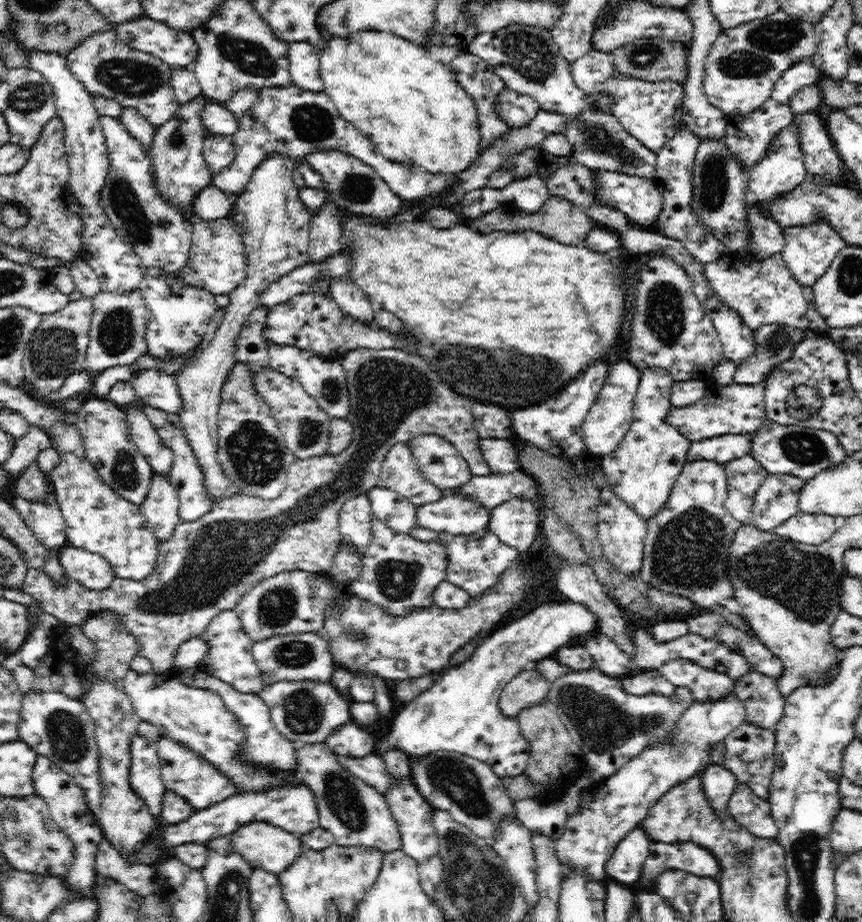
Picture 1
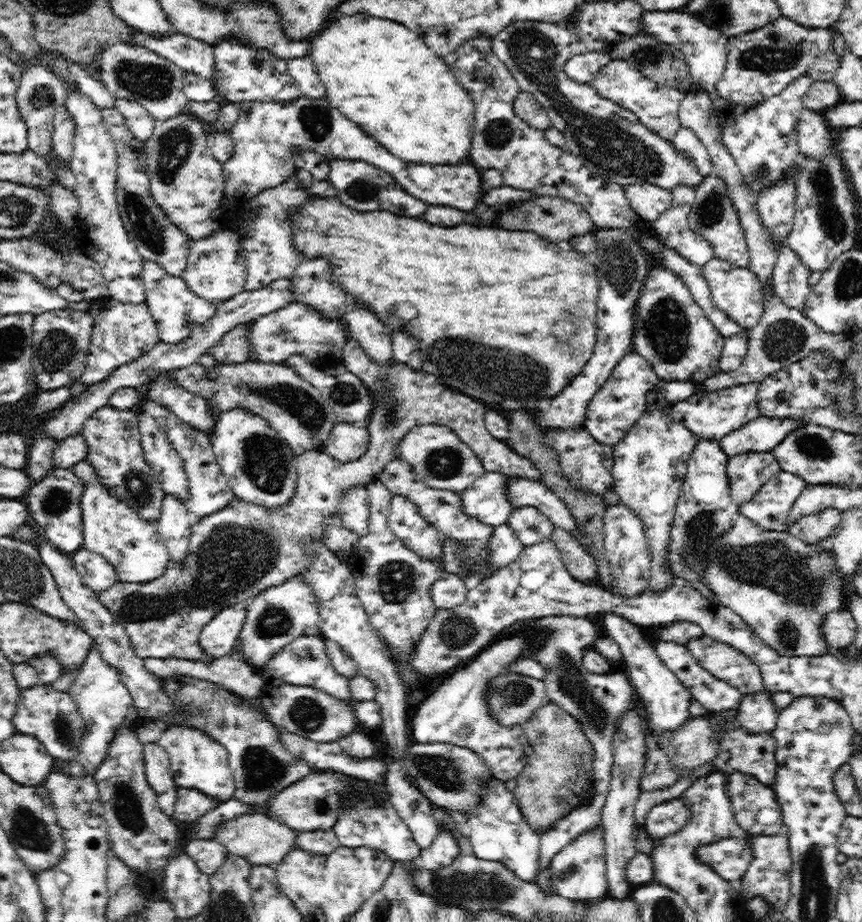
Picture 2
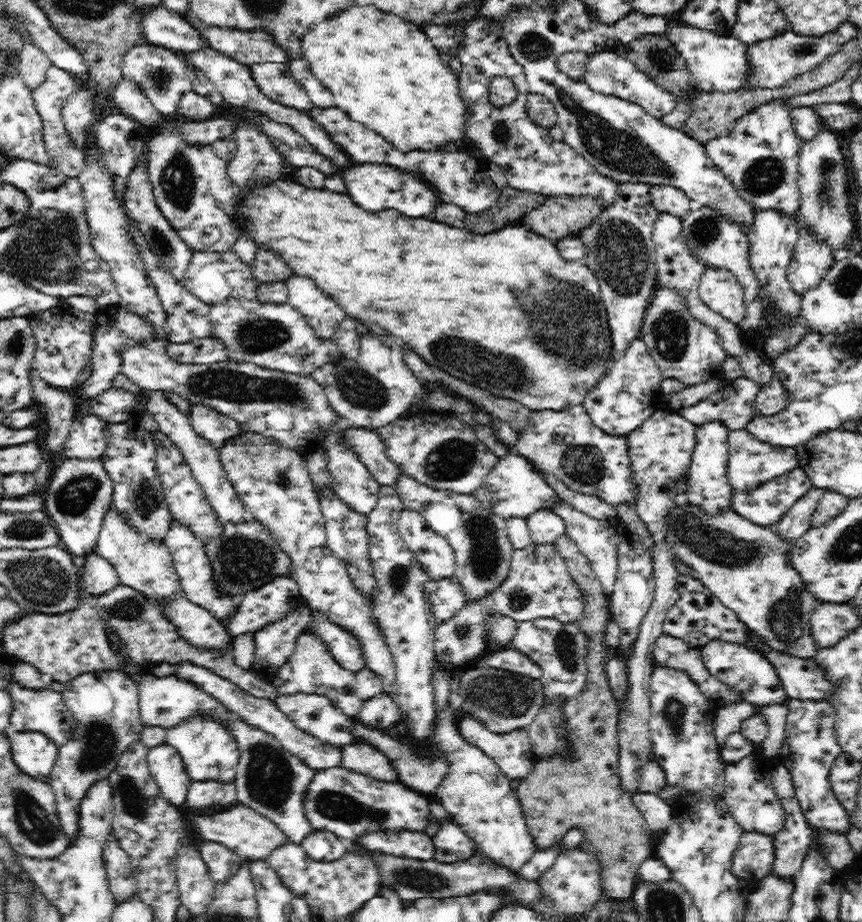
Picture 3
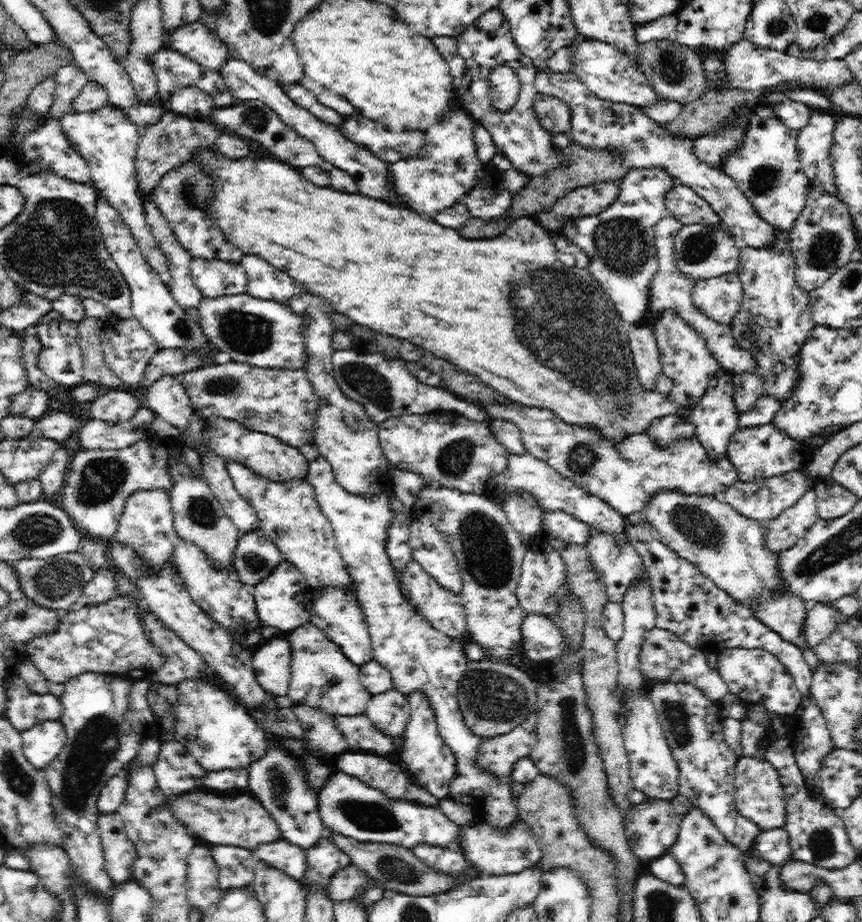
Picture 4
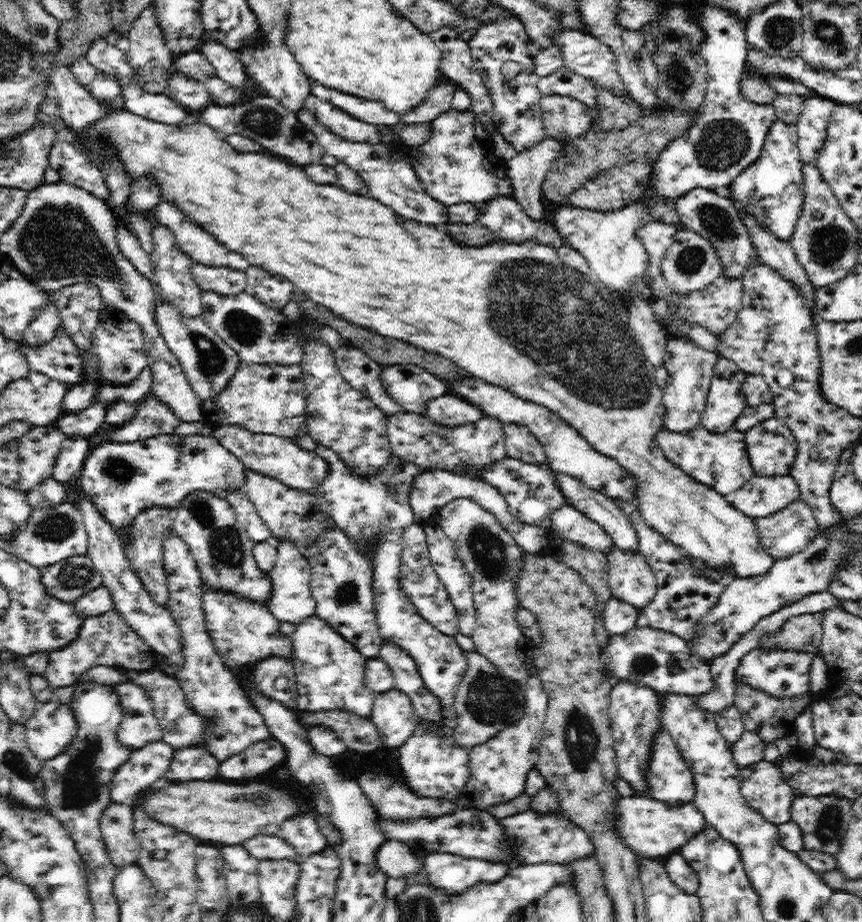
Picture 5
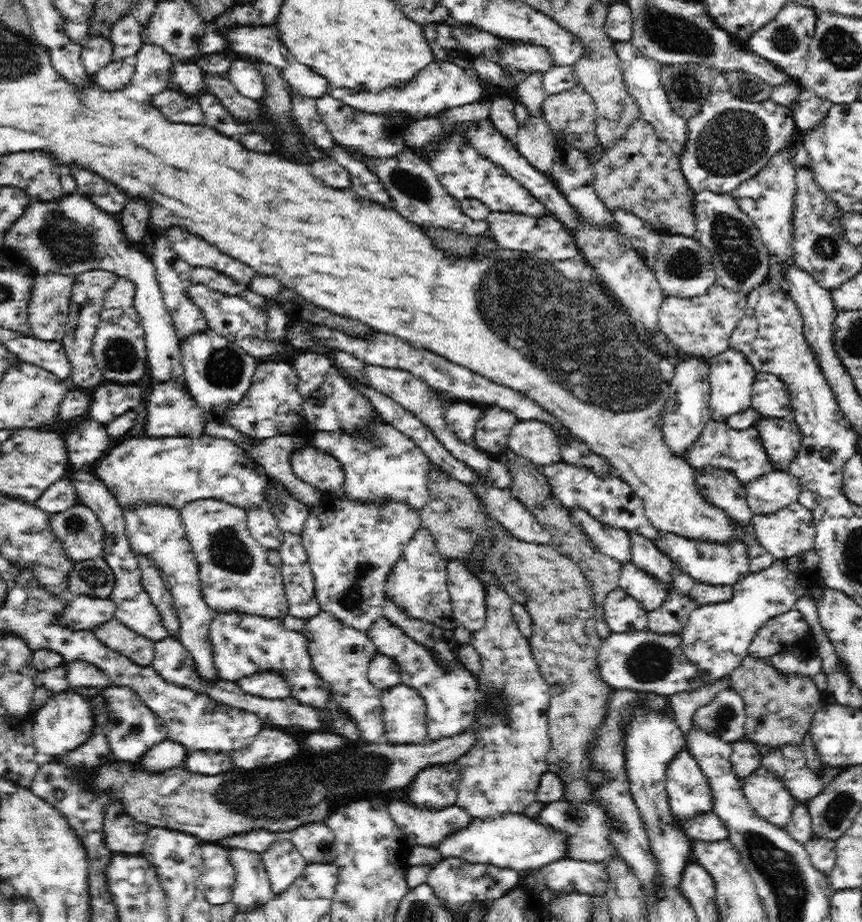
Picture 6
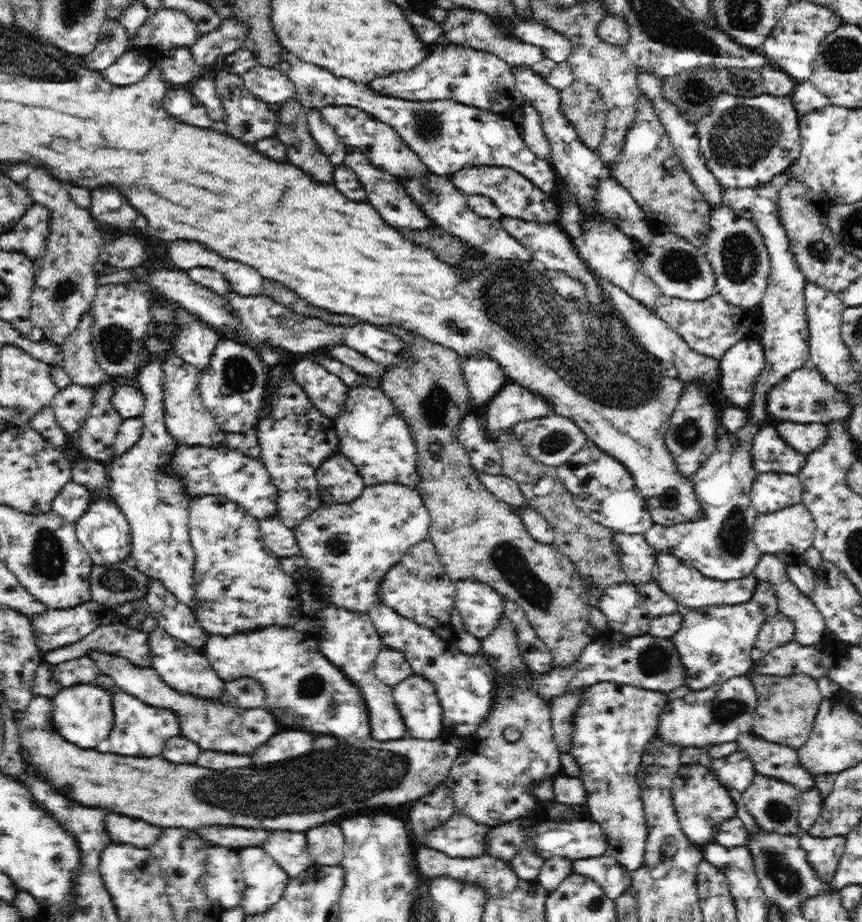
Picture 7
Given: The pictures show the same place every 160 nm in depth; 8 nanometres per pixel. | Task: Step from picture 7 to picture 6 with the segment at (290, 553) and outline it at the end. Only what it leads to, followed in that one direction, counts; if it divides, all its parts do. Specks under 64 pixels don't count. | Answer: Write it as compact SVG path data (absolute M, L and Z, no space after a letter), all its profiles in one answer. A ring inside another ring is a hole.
M256 507L247 512L247 525L251 535L267 550L276 549L283 539L276 517L272 510L264 507Z

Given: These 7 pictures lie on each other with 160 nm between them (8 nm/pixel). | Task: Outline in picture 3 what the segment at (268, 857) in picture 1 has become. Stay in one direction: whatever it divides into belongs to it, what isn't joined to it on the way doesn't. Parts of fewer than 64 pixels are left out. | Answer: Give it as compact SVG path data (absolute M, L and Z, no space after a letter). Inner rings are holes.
M246 806L224 808L222 812L208 814L208 816L194 814L192 822L200 830L199 833L205 842L222 844L238 854L245 862L256 860L266 861L274 850L289 843L284 831L280 831L280 828L274 822Z

